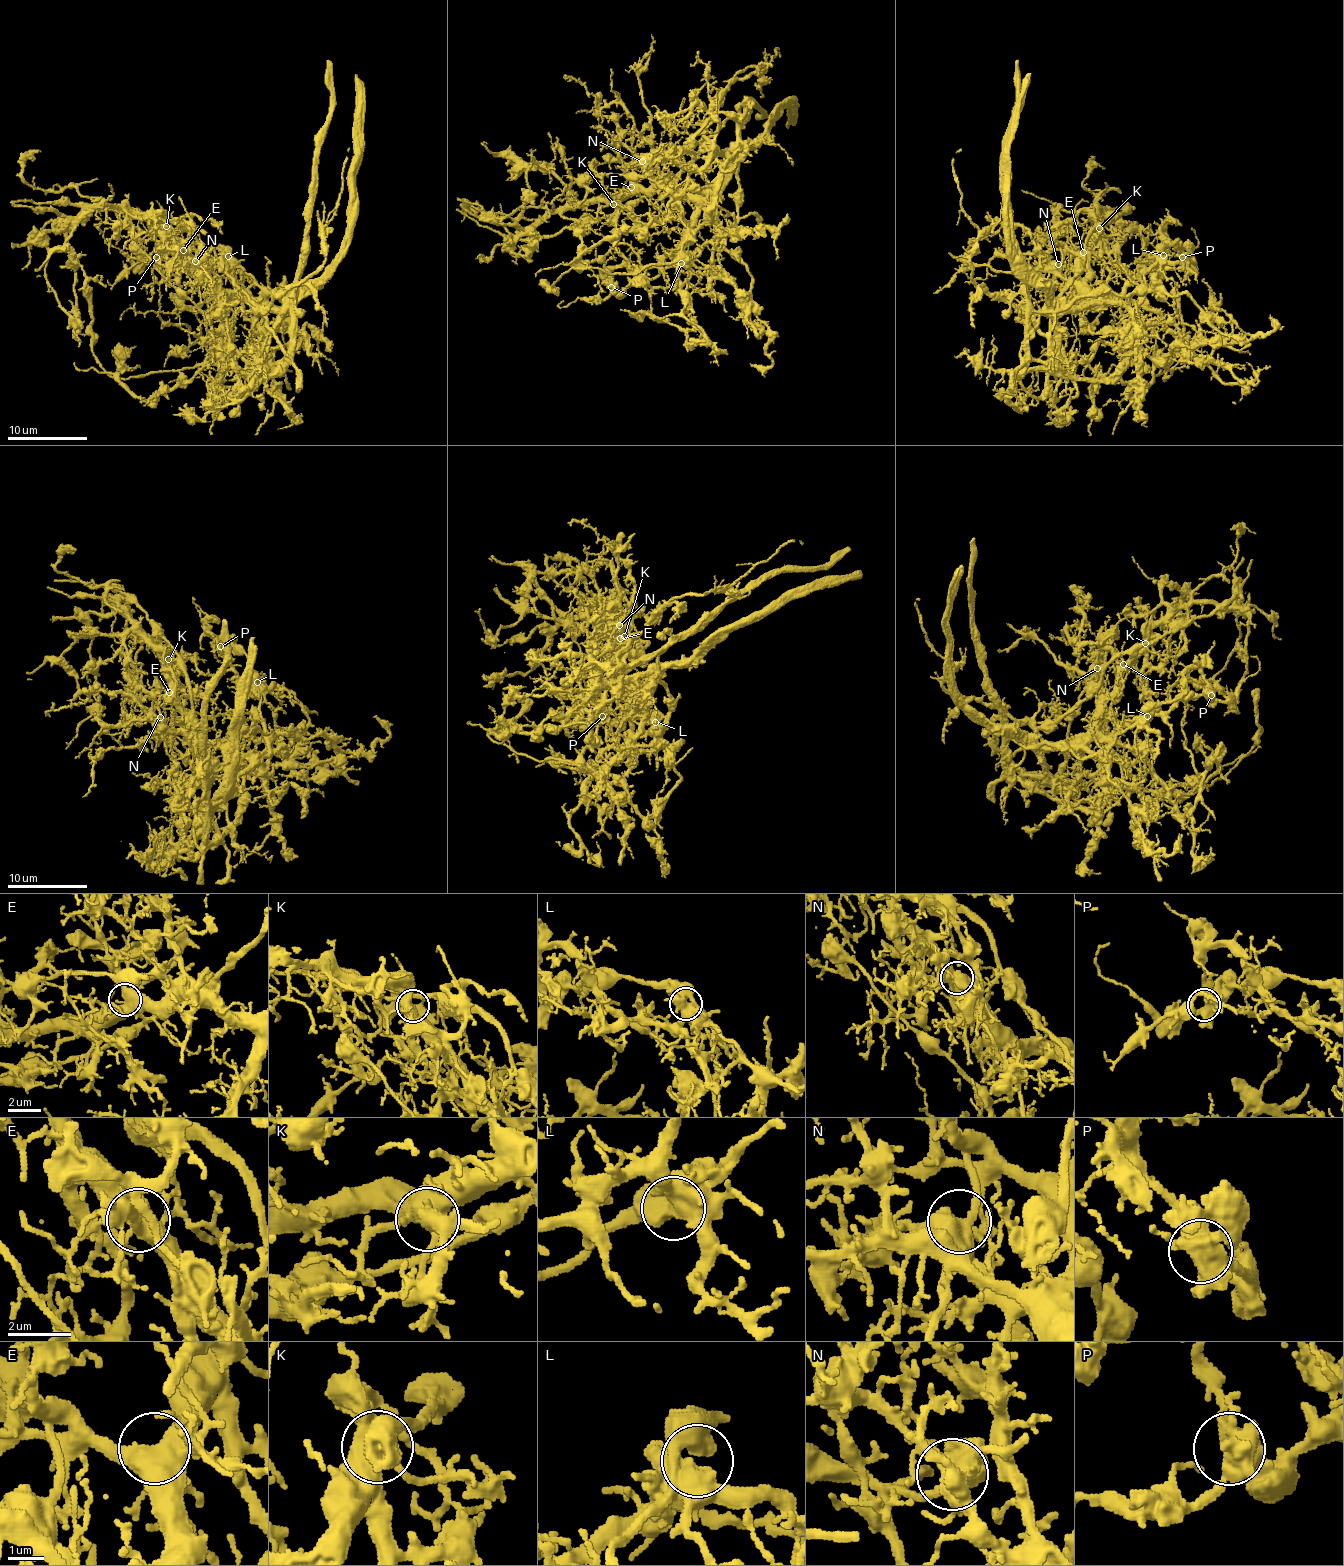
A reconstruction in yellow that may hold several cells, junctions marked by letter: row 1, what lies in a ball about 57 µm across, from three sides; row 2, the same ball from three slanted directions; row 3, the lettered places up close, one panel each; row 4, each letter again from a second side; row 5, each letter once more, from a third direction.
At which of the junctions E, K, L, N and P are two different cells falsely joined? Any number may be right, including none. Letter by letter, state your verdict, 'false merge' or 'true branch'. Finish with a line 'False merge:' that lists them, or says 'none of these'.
E: true branch
K: true branch
L: true branch
N: true branch
P: true branch
False merge: none of these

